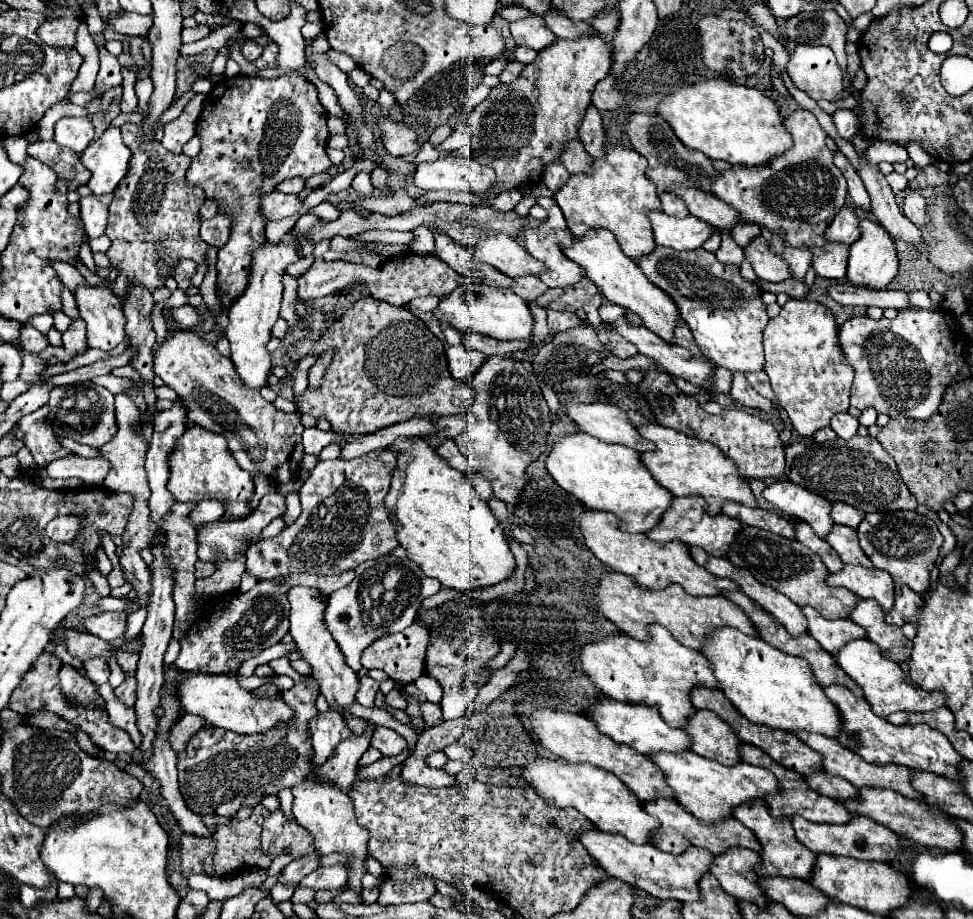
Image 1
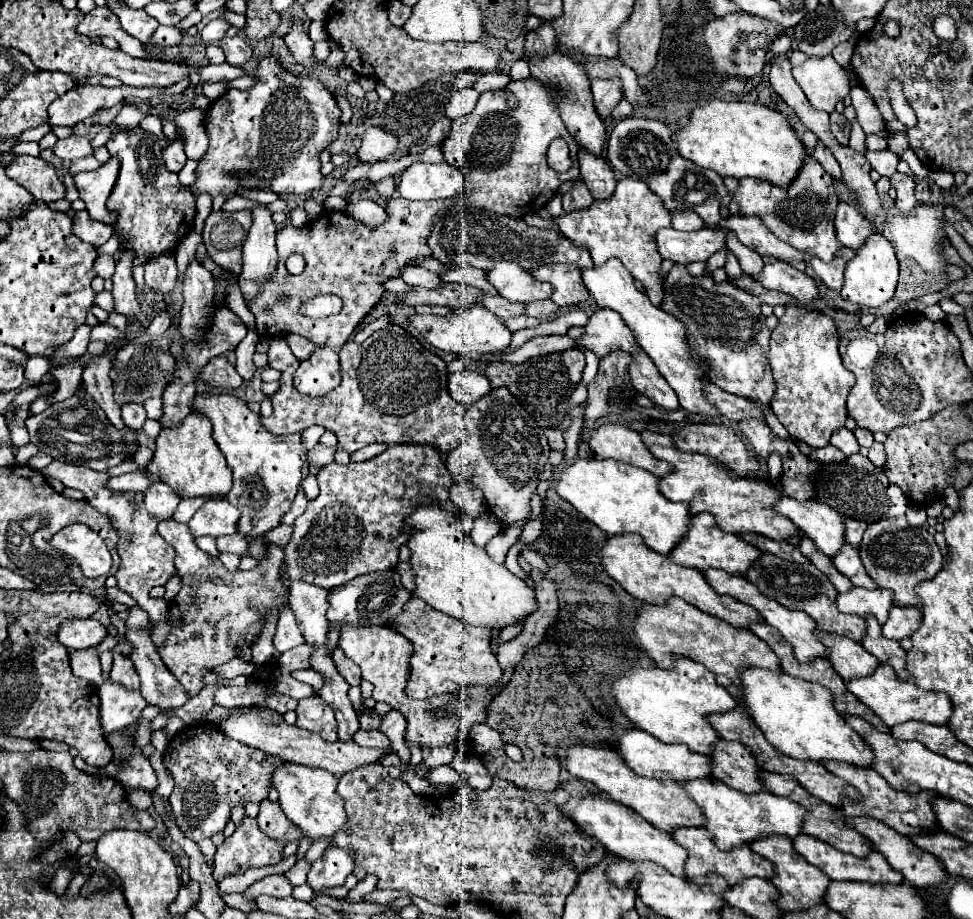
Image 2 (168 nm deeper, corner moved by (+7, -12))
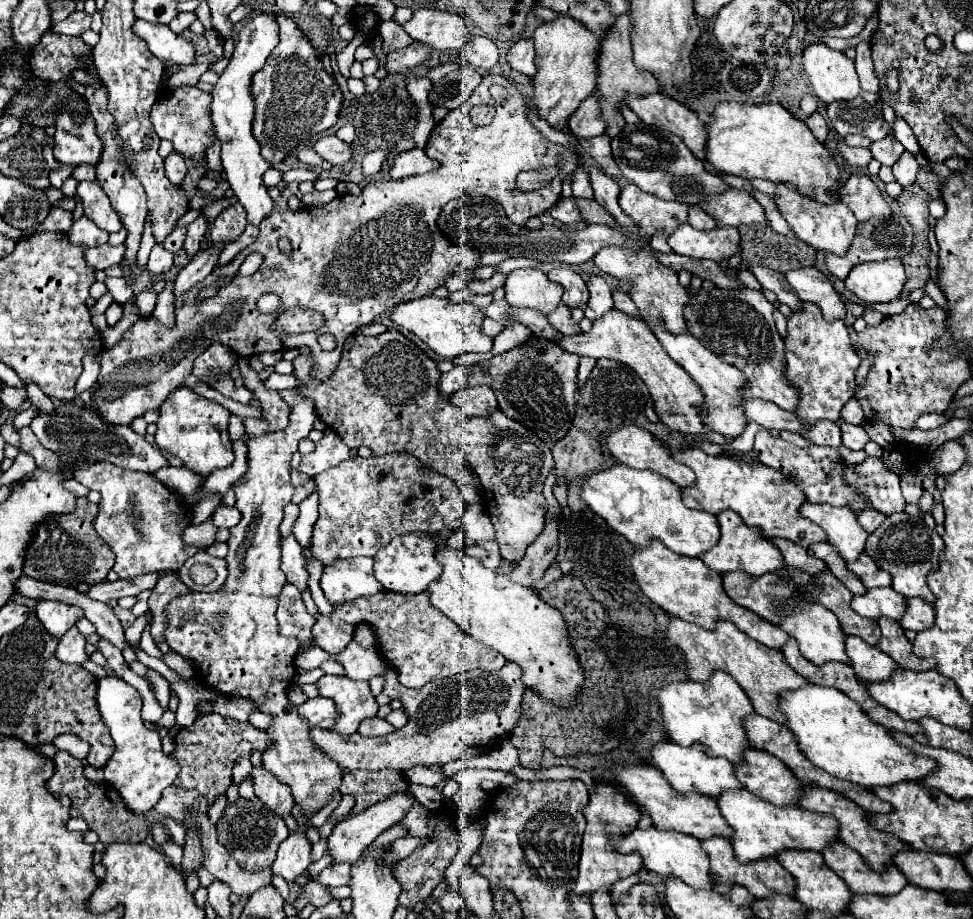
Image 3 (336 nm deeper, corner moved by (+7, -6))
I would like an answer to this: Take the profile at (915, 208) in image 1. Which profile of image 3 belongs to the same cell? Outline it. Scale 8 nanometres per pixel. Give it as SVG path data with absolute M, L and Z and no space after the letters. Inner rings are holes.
M904 151L904 153L900 155L900 159L894 163L892 169L894 169L896 181L898 181L902 187L908 187L908 185L912 185L912 183L916 181L916 173L918 173L920 165L918 165L918 161L916 161L916 157L914 157L912 153Z

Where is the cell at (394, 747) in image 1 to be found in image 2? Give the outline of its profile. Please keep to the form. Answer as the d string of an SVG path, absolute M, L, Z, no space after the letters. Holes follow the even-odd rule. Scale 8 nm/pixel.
M358 729L356 735L354 735L354 741L362 747L390 749L390 739L382 731L362 731L362 729Z

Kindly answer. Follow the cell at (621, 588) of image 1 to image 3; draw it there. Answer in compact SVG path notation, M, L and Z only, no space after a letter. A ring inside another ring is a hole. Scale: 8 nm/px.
M670 617L668 639L672 641L672 645L676 645L684 653L684 661L688 665L688 675L692 681L706 683L714 671L726 671L738 681L738 685L752 699L754 711L776 723L786 721L778 705L780 693L794 691L808 685L808 681L786 663L782 653L776 653L774 649L768 649L758 641L750 639L748 635L740 633L730 621L718 621L714 631L706 631L700 625L686 623L678 617Z

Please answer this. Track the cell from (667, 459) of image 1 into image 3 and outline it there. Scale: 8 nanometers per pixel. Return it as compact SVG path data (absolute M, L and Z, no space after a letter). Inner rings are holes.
M684 449L672 453L678 463L688 465L696 473L696 485L692 489L682 489L684 503L698 511L708 511L718 515L726 509L736 511L744 523L750 527L762 529L766 537L784 537L800 547L808 549L814 543L828 543L826 533L812 523L810 519L800 515L800 507L806 501L804 491L786 479L780 471L770 469L758 461L746 463L742 459L726 457L726 454L706 455L702 449Z

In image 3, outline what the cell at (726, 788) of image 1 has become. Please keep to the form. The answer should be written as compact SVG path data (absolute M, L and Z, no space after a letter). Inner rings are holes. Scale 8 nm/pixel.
M728 791L718 797L718 807L734 829L732 845L736 859L740 863L754 863L760 859L776 857L784 849L802 849L802 851L824 851L828 845L840 841L838 821L832 815L812 813L800 807L776 807L768 801L754 797L750 791Z

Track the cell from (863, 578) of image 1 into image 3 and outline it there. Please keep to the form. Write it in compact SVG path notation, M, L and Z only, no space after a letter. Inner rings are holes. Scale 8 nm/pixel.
M878 587L870 589L866 595L852 599L852 609L868 619L890 617L900 621L906 611L906 597L896 593L892 587Z

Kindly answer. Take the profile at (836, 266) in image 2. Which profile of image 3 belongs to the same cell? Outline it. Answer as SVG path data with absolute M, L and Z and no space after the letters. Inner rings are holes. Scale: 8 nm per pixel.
M890 215L888 219L872 217L872 219L864 221L864 223L858 223L854 241L852 241L852 245L850 245L850 249L848 249L848 253L844 257L826 255L826 267L838 279L846 279L846 275L850 273L850 269L856 267L858 263L884 261L884 259L894 259L894 257L904 259L906 255L912 253L912 243L914 243L914 229L906 221L906 217L902 217L902 215Z

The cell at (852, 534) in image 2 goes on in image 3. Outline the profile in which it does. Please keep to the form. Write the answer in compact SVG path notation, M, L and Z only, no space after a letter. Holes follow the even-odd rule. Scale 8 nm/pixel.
M866 509L864 513L858 513L858 521L860 521L860 525L862 525L868 533L876 531L876 529L884 523L884 519L886 519L886 515L880 513L880 511L876 511L876 509Z

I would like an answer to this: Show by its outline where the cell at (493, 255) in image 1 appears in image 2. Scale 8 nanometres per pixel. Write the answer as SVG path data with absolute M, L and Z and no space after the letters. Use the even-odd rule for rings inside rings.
M496 261L486 271L486 277L508 301L528 303L532 299L548 299L552 295L552 287L548 283L536 281L528 271L510 261Z

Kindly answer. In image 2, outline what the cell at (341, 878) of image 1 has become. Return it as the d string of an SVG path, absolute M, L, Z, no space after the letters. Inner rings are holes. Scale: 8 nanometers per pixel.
M328 847L324 855L312 863L308 873L308 885L314 893L326 893L334 887L344 885L344 879L352 873L352 851L344 851L340 847Z

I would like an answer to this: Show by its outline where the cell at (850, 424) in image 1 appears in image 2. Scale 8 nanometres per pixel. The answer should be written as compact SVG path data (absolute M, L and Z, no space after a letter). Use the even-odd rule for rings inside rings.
M840 427L840 429L836 429L836 431L832 433L830 445L838 447L838 449L840 449L840 451L842 451L846 457L848 457L848 455L858 453L858 449L860 449L860 445L856 443L854 433L852 433L852 431L848 431L846 427Z

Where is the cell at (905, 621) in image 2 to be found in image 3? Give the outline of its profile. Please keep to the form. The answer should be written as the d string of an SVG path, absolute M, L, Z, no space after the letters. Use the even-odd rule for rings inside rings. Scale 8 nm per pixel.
M916 597L916 599L908 599L908 609L906 609L906 615L902 617L900 625L904 629L924 631L924 629L930 629L934 625L934 619L936 619L934 605Z

